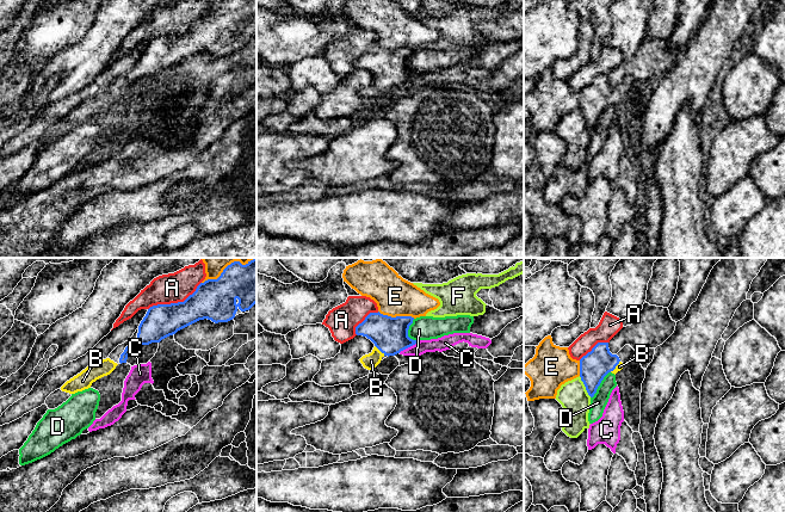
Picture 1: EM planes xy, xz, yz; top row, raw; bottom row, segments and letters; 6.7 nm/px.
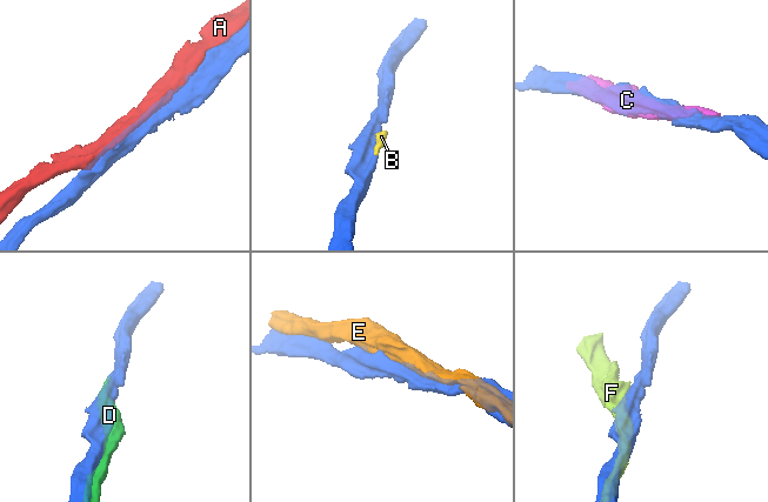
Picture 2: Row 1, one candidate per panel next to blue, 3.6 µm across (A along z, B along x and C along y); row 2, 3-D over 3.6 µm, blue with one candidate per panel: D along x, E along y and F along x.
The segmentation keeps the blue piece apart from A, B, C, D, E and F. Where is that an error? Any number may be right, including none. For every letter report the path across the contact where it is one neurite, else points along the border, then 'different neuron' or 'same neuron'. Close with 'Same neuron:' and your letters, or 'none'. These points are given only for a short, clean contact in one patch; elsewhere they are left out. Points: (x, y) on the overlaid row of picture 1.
A: different neuron
B: same neuron
C: border along xz (419, 341), (399, 352); different neuron
D: different neuron
E: different neuron
F: different neuron
Same neuron: B

